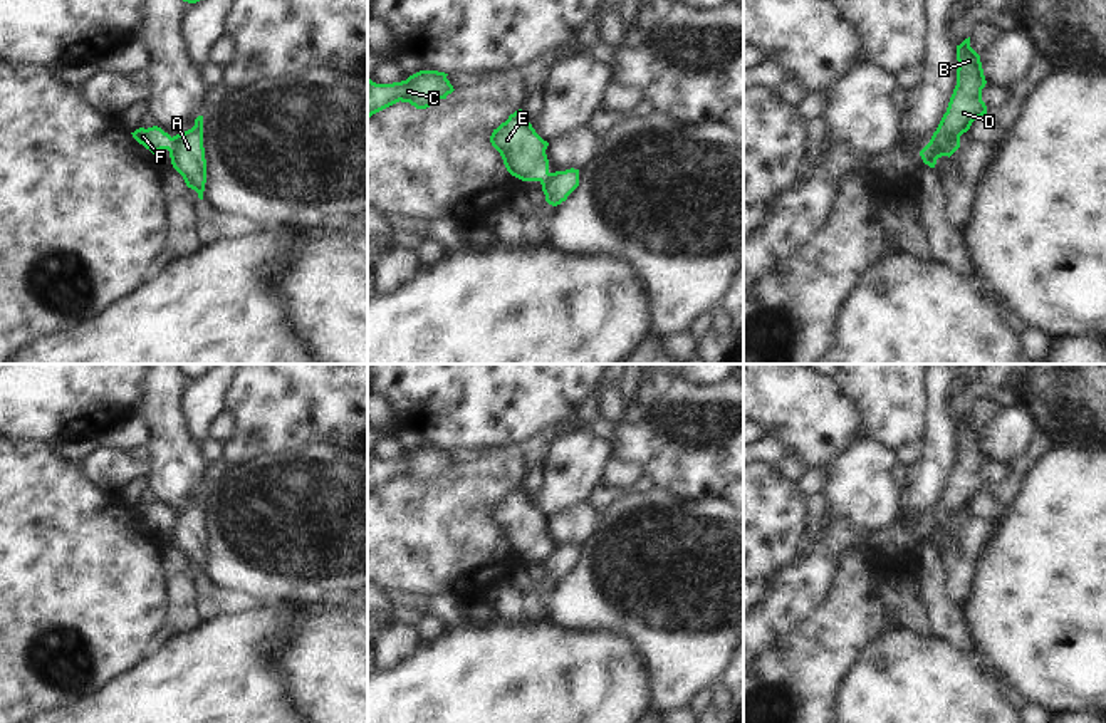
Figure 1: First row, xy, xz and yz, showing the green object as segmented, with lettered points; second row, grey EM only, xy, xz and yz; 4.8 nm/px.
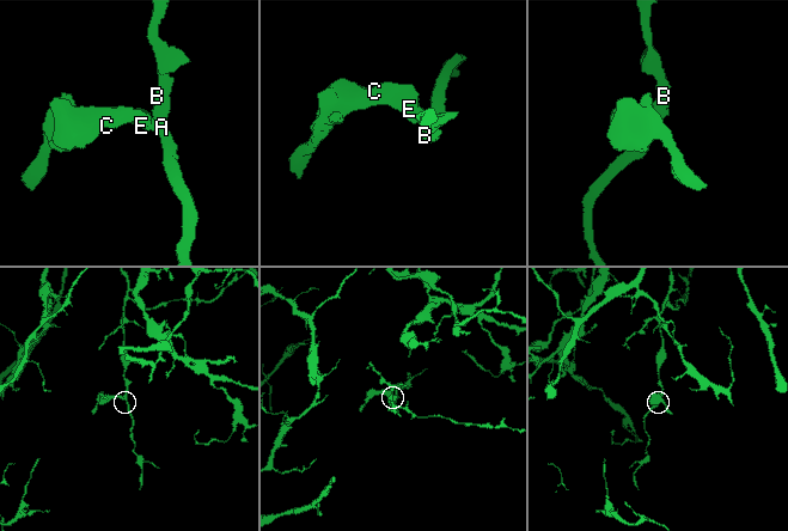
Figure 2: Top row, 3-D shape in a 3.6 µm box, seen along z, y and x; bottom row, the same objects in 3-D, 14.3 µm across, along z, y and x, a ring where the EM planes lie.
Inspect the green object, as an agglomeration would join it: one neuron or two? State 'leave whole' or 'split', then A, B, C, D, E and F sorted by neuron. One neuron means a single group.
split; A B D / C E F

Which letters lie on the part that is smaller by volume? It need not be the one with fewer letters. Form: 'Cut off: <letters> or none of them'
Cut off: C, E, F

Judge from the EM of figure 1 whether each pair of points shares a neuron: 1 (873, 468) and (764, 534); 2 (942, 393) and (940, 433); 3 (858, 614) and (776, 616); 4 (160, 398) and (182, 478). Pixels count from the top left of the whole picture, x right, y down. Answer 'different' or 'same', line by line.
1: different
2: same
3: different
4: same

